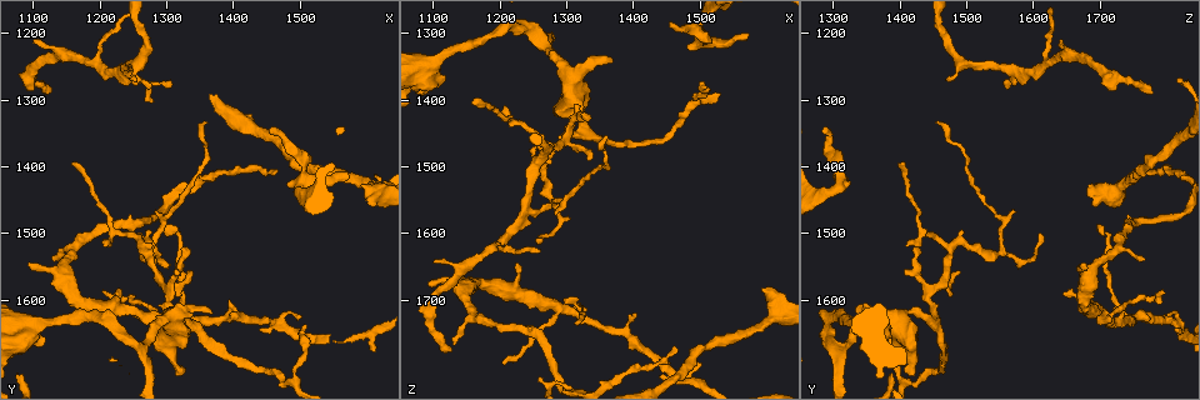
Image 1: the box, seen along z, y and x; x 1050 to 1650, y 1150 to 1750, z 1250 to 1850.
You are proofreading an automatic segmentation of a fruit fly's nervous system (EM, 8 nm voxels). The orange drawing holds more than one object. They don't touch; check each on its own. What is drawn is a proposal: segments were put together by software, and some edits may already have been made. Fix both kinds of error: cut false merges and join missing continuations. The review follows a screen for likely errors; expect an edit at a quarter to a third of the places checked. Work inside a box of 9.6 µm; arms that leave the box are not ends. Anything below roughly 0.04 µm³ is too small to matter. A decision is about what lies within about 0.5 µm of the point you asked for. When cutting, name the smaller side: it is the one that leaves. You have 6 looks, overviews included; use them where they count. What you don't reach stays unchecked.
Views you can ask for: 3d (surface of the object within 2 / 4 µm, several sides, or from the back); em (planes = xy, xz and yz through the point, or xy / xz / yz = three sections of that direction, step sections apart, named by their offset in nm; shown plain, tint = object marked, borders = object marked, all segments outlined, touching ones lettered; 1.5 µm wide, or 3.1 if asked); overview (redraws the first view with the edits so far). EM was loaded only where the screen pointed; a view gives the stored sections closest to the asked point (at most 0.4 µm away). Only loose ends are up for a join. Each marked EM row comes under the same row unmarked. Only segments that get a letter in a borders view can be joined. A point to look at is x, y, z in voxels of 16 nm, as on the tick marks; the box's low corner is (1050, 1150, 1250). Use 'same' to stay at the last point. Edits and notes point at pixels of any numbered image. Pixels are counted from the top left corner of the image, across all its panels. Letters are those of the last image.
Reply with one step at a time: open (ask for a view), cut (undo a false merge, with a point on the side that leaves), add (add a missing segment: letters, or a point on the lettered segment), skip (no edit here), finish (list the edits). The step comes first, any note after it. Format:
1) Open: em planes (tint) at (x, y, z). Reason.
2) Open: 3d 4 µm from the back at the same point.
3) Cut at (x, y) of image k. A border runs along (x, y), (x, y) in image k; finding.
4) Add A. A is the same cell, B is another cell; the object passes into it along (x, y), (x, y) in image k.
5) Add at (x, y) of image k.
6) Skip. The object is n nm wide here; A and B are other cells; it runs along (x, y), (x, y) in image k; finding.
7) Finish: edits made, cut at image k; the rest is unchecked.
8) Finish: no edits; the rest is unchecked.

Open: 3d 2 µm from the back at (1265, 1500, 1610). Branch stops here.

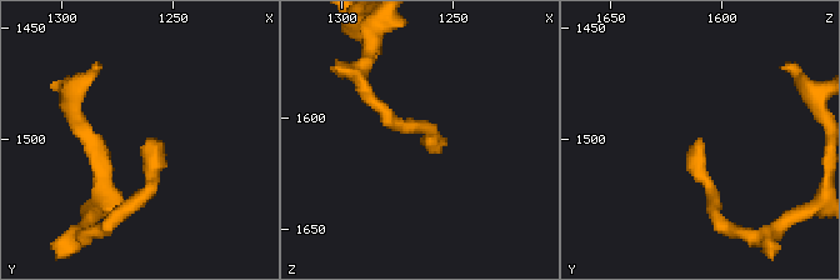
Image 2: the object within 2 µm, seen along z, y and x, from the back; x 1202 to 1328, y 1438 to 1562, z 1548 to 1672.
Open: em planes (borders) at (1262, 1500, 1611). Now the EM.

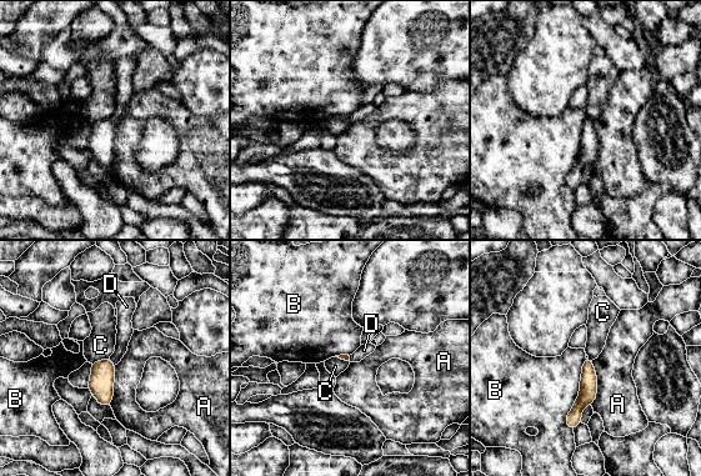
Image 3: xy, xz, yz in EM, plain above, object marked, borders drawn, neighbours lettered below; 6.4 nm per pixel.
Skip. A, B, C and D are other cells; it runs along (589, 362), (589, 391), (572, 425) in image 3; none of them fits.

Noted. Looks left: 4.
Open: em planes (borders) at (1125, 1290, 1775). Free end.

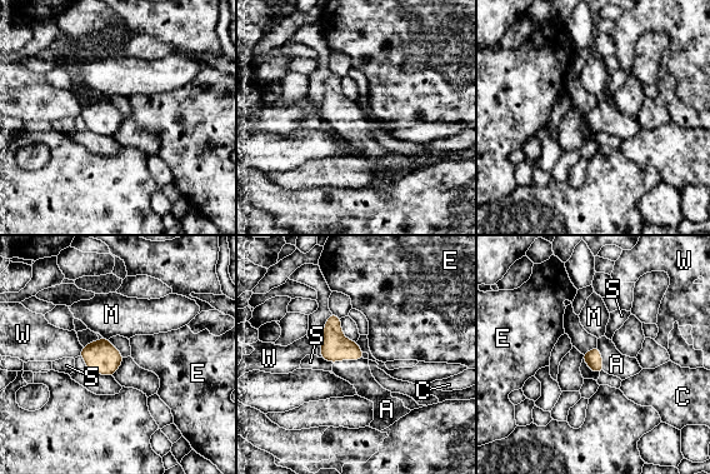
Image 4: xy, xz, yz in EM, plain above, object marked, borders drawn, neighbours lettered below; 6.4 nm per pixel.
Add A. A is the same cell, C, E, M, S and W are other cells; the object passes into it along (336, 347), (348, 359), (358, 373) in image 4; it goes on there.

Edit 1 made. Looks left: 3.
Open: em planes (borders) at (1610, 1440, 1720). A fork.

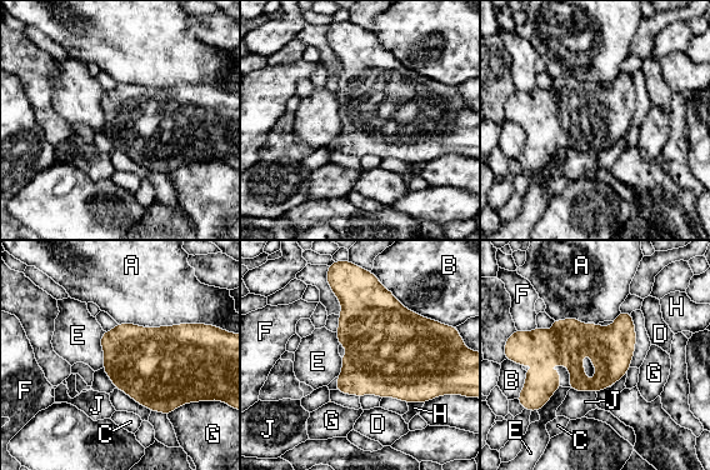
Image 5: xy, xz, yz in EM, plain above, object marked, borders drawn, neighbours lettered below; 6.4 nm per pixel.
Skip. A, B, C, D, E, F, G, H and J are other cells; continuous, no second cell.

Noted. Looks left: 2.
Finish: edits made, add at image 4; the rest is unchecked.

